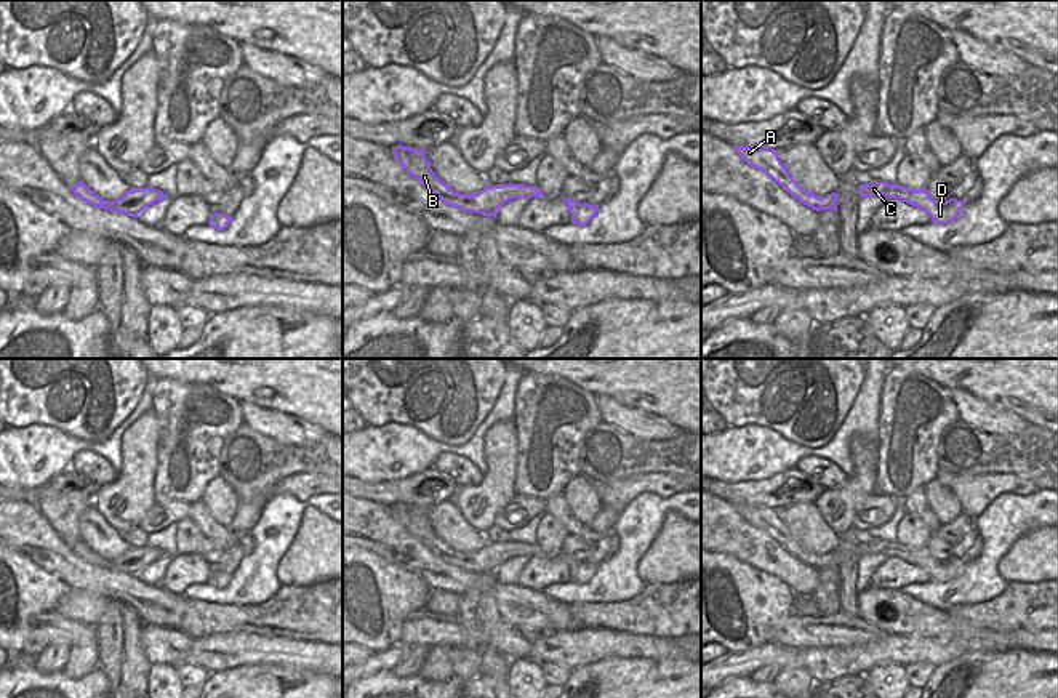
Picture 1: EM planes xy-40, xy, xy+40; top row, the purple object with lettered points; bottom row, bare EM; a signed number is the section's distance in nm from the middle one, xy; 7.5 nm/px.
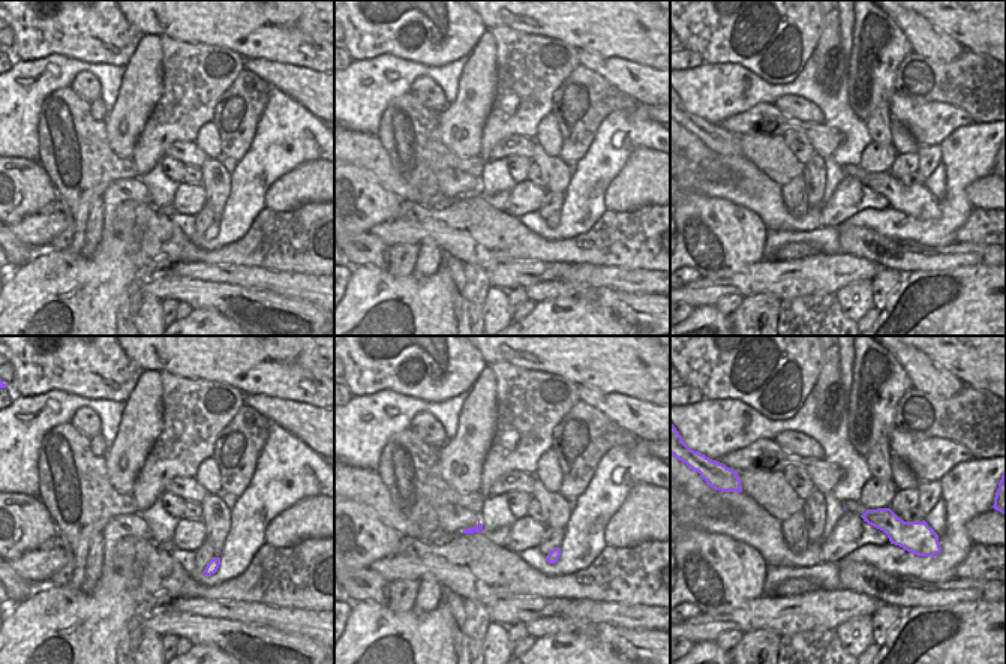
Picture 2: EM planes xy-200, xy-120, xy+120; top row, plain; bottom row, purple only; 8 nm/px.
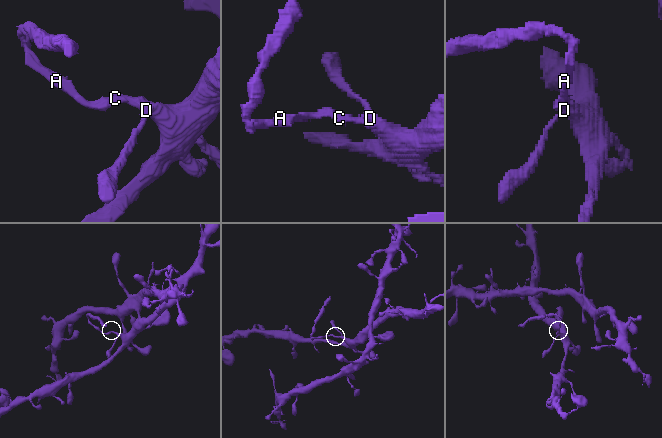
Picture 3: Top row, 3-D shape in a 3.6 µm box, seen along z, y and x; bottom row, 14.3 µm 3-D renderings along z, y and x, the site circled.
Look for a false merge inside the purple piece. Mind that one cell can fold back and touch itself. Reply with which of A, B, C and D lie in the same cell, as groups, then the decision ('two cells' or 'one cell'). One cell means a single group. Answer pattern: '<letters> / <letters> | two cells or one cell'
A B / C D | two cells

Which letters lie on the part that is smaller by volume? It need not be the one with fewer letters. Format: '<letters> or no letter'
A, B

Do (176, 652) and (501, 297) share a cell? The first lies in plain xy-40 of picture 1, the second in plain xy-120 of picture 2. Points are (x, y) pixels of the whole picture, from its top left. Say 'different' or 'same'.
different

